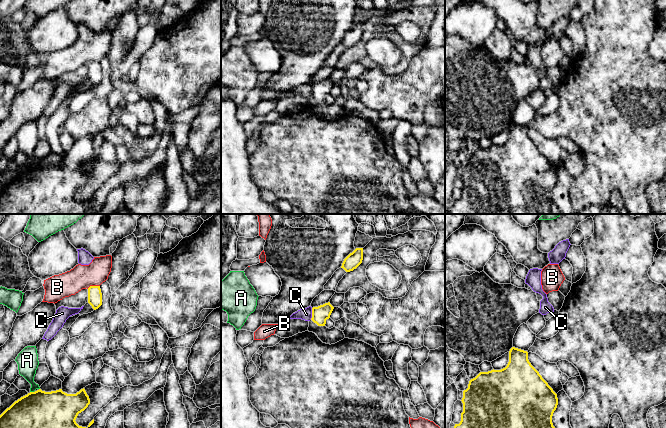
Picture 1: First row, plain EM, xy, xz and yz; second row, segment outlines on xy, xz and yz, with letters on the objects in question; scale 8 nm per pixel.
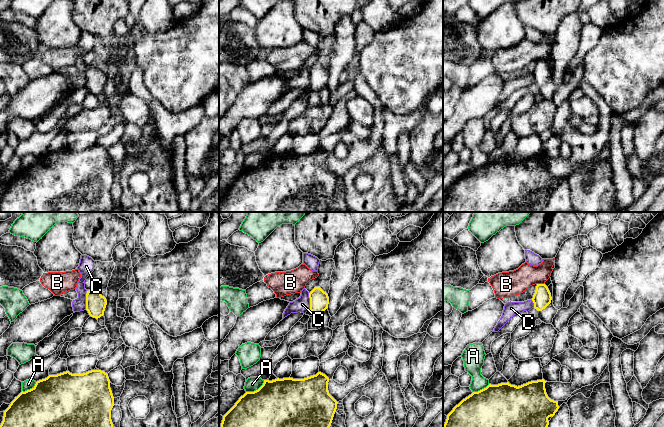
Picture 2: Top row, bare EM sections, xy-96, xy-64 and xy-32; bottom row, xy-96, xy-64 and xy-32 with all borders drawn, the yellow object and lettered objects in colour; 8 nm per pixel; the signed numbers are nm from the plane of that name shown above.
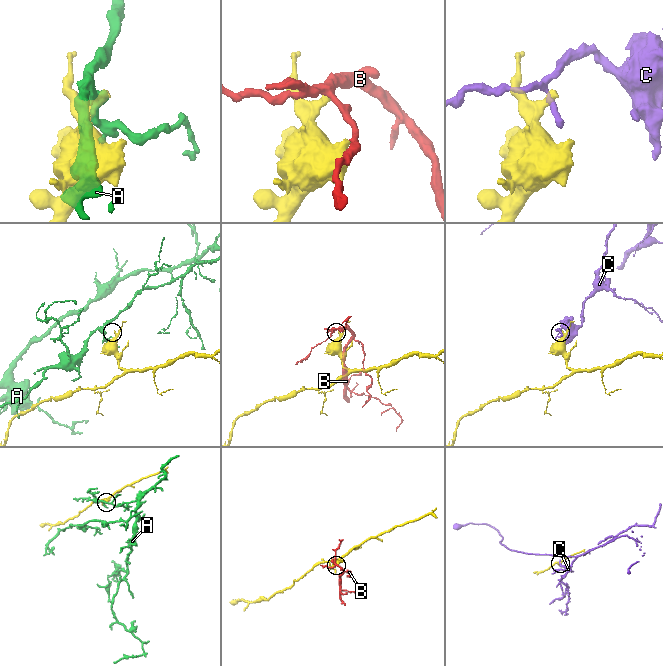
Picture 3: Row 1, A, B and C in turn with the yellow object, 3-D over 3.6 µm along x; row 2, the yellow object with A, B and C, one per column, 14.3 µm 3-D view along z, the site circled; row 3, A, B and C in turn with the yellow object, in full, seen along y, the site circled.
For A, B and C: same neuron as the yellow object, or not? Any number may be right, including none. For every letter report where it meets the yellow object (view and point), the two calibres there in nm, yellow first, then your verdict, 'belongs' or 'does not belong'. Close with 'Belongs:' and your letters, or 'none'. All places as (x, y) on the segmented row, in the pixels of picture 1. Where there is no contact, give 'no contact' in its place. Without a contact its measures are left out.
A: meets yellow in xy at (32, 392); 300 nm thick on the yellow side, 160 nm on the other; does not belong
B: meets yellow in xy at (93, 286); 110 nm thick on the yellow side, 190 nm on the other; does not belong
C: meets yellow in xz at (312, 314); 140 nm thick on the yellow side, 100 nm on the other; does not belong
Belongs: none

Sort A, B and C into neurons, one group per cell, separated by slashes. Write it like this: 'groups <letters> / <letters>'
groups A / B / C

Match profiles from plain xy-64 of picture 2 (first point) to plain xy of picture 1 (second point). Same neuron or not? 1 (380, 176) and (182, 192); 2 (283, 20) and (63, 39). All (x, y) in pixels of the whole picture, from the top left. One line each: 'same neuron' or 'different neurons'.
1: different neurons
2: same neuron

